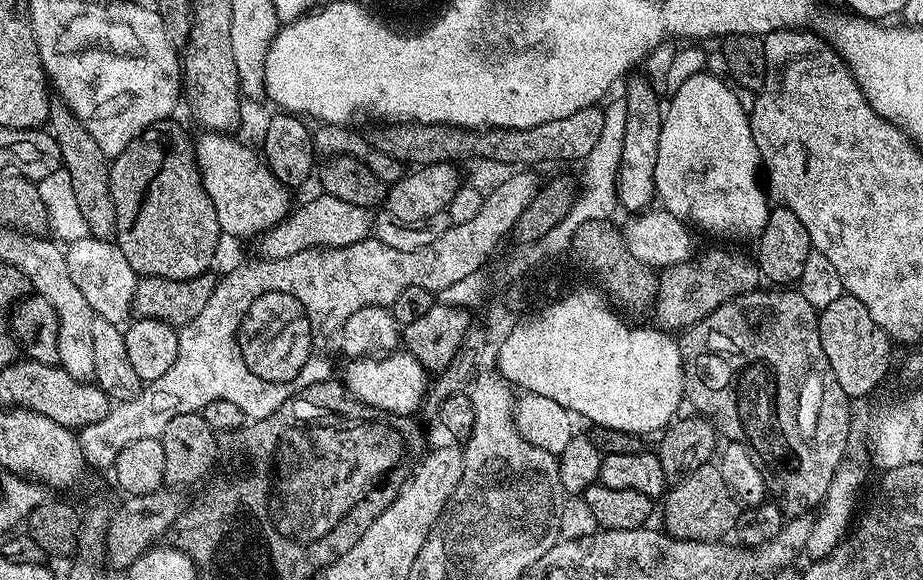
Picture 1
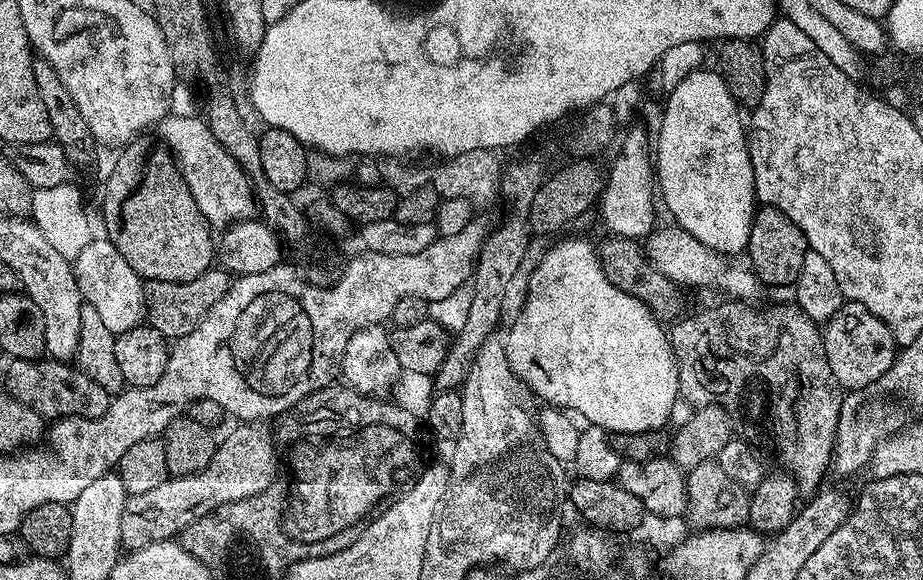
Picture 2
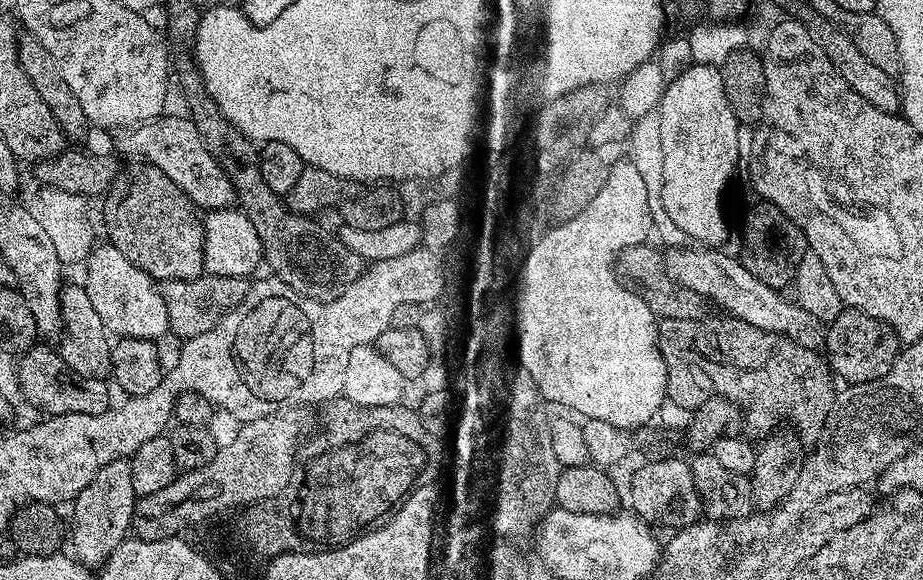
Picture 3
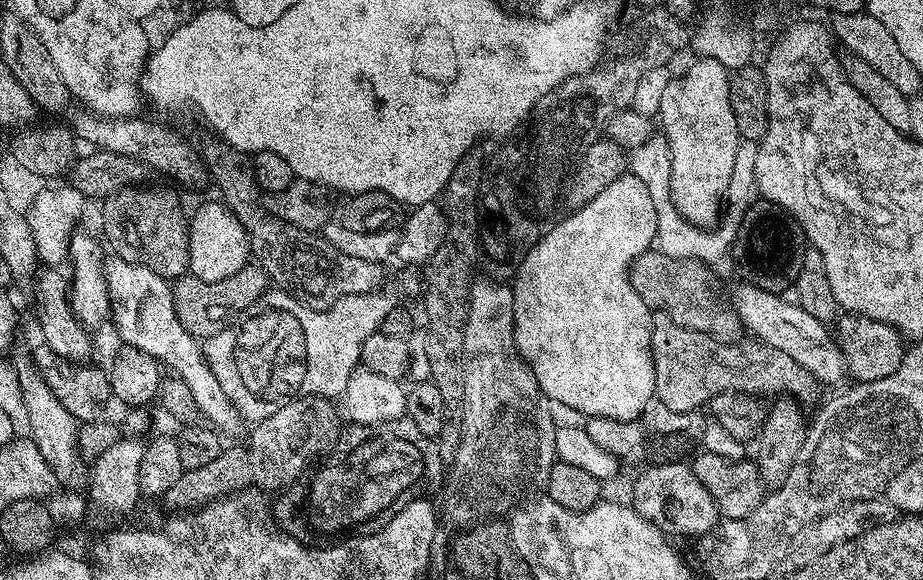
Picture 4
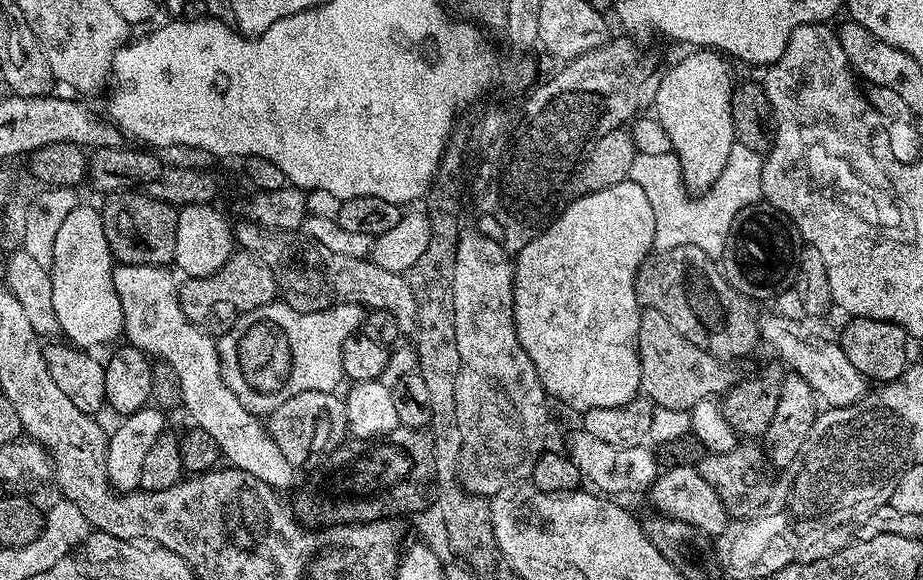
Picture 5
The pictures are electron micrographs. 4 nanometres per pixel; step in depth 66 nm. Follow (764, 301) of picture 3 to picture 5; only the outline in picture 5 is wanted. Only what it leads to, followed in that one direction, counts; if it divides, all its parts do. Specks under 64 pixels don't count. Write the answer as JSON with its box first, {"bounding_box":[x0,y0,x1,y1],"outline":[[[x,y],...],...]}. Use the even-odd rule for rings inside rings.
{"bounding_box":[758,315,870,408],"outline":[[[761,315],[758,323],[760,340],[768,343],[792,367],[789,369],[812,387],[812,391],[827,407],[845,408],[851,404],[859,404],[865,399],[869,391],[867,388],[870,388],[870,381],[854,367],[850,358],[846,358],[839,343],[815,344],[812,340],[803,340],[800,337],[799,326],[784,316]]]}

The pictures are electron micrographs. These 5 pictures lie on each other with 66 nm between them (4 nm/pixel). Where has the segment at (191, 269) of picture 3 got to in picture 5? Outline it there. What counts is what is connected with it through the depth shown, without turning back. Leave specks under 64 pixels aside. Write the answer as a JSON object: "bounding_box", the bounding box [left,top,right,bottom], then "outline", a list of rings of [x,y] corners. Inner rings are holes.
{"bounding_box":[102,190,177,266],"outline":[[[140,190],[114,192],[102,204],[104,233],[113,257],[122,264],[168,266],[175,258],[177,209]]]}

